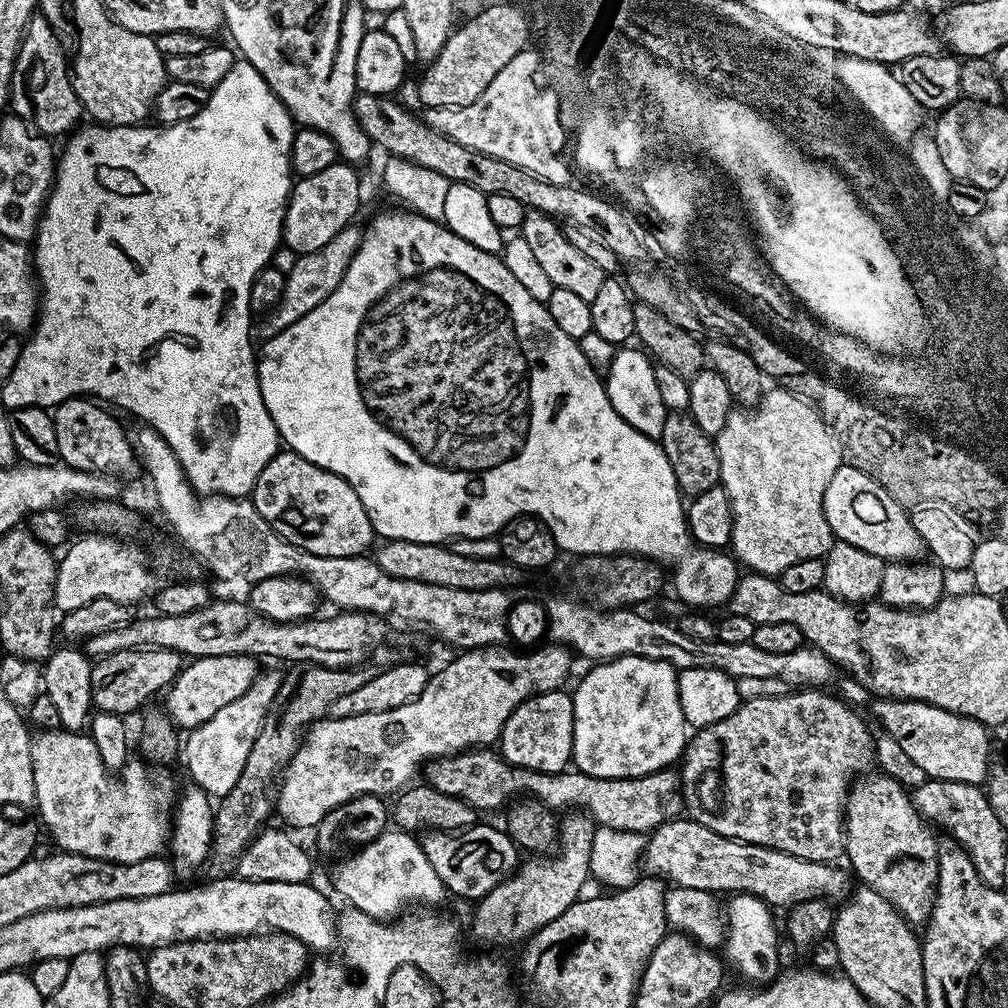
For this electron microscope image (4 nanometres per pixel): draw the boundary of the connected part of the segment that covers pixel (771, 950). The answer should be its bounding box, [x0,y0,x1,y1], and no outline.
[726,894,782,986]

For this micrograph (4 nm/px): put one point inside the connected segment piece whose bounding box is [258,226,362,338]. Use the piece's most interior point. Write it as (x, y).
(316, 275)

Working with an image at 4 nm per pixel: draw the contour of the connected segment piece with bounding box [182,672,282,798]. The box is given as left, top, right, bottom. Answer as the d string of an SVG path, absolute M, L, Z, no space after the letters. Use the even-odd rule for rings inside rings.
M276 672L257 675L252 688L242 694L242 698L234 698L230 706L222 706L214 718L202 722L197 728L187 733L188 741L183 741L182 756L192 775L191 783L208 793L212 798L223 798L234 790L234 782L242 774L246 760L250 758L250 746L254 746L254 738L258 738L258 730L262 730L264 719L272 711L276 697L280 694L282 676Z

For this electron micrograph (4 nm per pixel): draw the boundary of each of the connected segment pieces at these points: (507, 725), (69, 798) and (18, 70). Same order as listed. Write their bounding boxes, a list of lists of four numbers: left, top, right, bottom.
[[498,690,574,772],[32,728,178,864],[11,15,82,138]]

